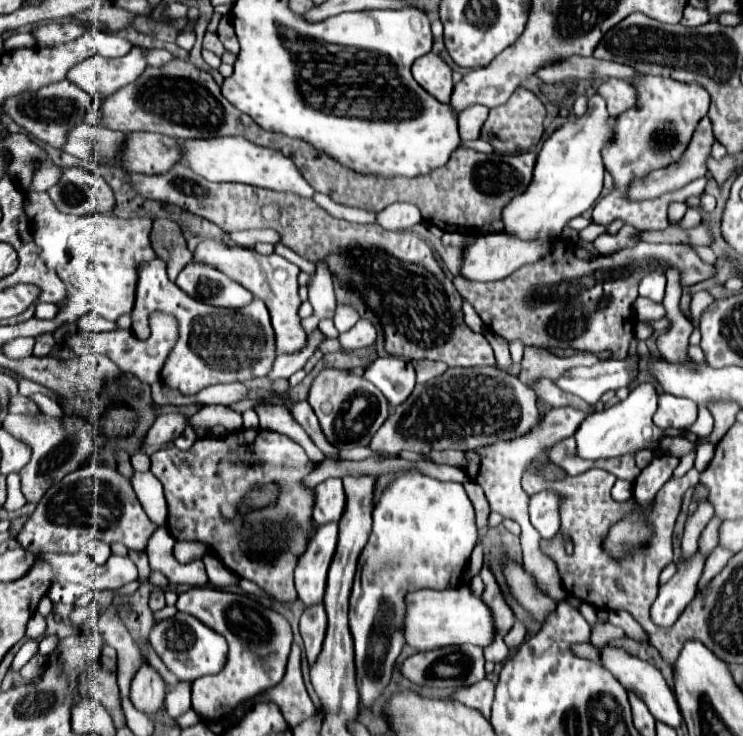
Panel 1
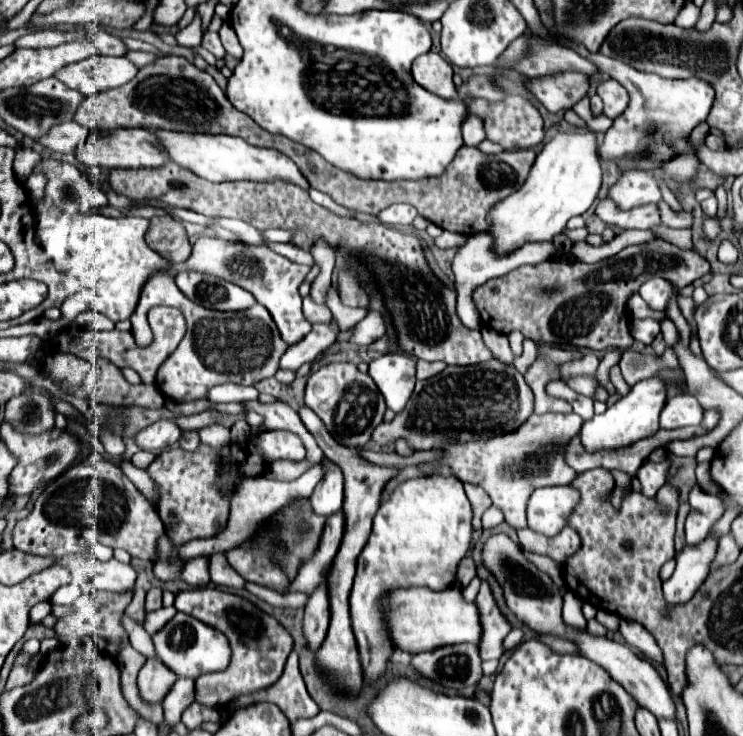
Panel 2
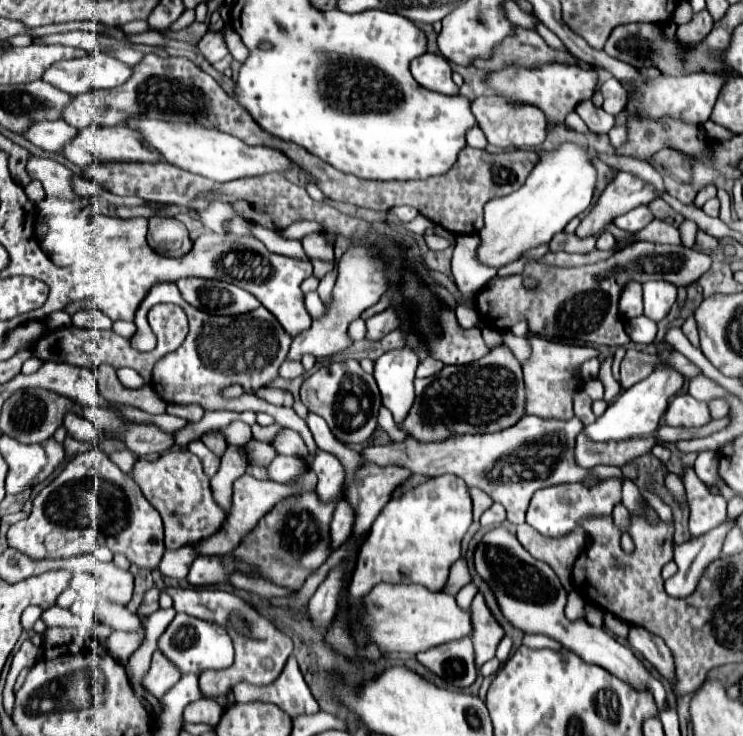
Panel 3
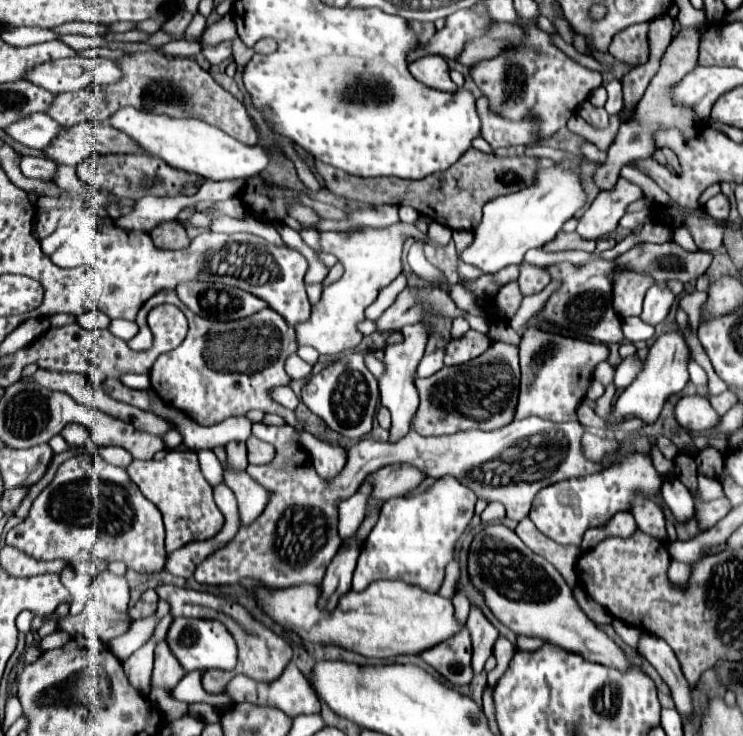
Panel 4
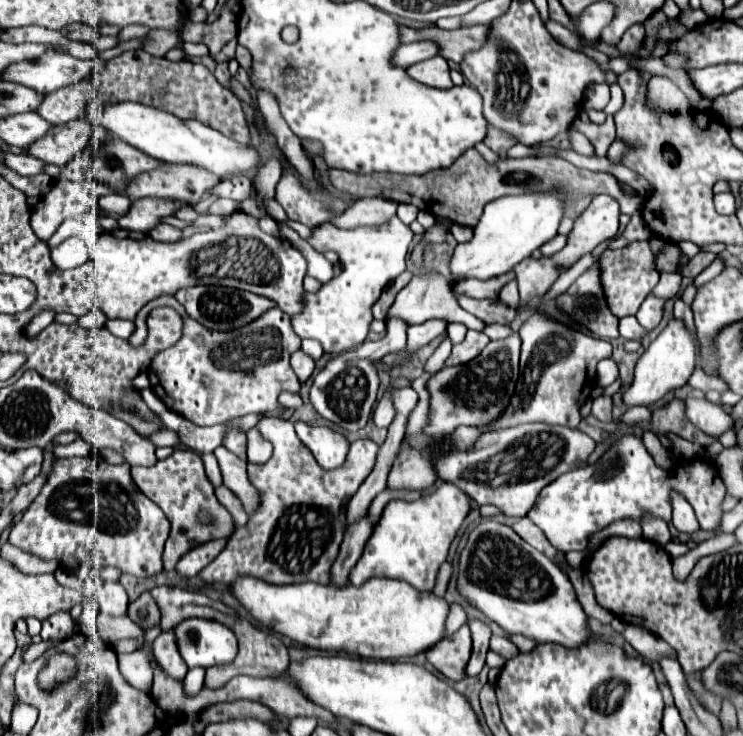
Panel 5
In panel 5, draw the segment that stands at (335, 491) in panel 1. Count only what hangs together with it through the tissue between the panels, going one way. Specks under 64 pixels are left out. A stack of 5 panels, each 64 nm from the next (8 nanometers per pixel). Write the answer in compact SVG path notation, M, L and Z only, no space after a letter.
M296 424L298 438L310 448L316 462L324 470L334 470L344 464L348 454L348 440L328 428L308 428L306 424Z

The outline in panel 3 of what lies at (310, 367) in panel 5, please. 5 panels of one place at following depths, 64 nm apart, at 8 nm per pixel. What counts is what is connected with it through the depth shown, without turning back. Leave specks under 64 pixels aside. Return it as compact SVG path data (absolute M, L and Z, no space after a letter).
M284 362L284 364L280 366L280 378L288 378L288 380L292 380L292 378L298 378L298 376L302 376L302 374L304 374L302 364Z

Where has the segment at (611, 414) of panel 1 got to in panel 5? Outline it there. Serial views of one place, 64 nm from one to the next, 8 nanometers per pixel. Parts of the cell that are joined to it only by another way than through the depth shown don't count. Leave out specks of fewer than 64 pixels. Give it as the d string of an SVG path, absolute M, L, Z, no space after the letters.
M672 320L664 332L648 346L648 350L642 354L642 358L636 364L634 380L628 388L622 392L622 402L626 408L634 406L644 406L652 408L658 400L662 400L668 392L682 388L688 384L688 378L692 374L692 368L696 364L696 346L692 334L684 328L680 320Z

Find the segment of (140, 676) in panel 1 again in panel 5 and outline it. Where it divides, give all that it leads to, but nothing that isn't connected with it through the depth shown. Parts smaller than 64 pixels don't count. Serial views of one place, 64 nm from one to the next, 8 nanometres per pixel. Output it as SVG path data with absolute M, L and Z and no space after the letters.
M162 632L154 642L152 642L152 654L156 664L166 676L172 676L174 680L184 680L188 668L184 660L178 654L176 648L176 638L172 632Z

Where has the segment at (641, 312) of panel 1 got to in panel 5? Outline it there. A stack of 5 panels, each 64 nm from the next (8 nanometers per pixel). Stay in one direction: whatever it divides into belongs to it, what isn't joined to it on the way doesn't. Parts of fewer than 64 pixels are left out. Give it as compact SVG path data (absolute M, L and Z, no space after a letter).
M648 240L630 242L626 248L620 248L620 250L606 250L600 256L602 286L604 286L604 294L608 298L608 306L614 316L624 318L624 316L636 314L640 310L640 304L644 302L644 298L654 290L660 274L654 270L652 260L654 258L652 258Z

